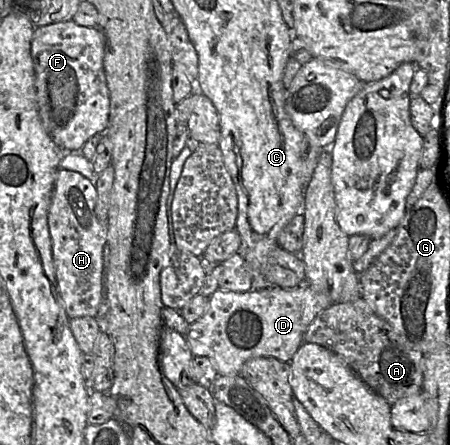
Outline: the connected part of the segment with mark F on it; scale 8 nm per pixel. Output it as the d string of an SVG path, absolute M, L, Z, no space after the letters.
M73 20L36 28L31 42L34 64L37 110L42 124L54 142L63 150L82 148L95 134L104 134L110 112L109 91L104 72L105 37L97 27L85 27Z

